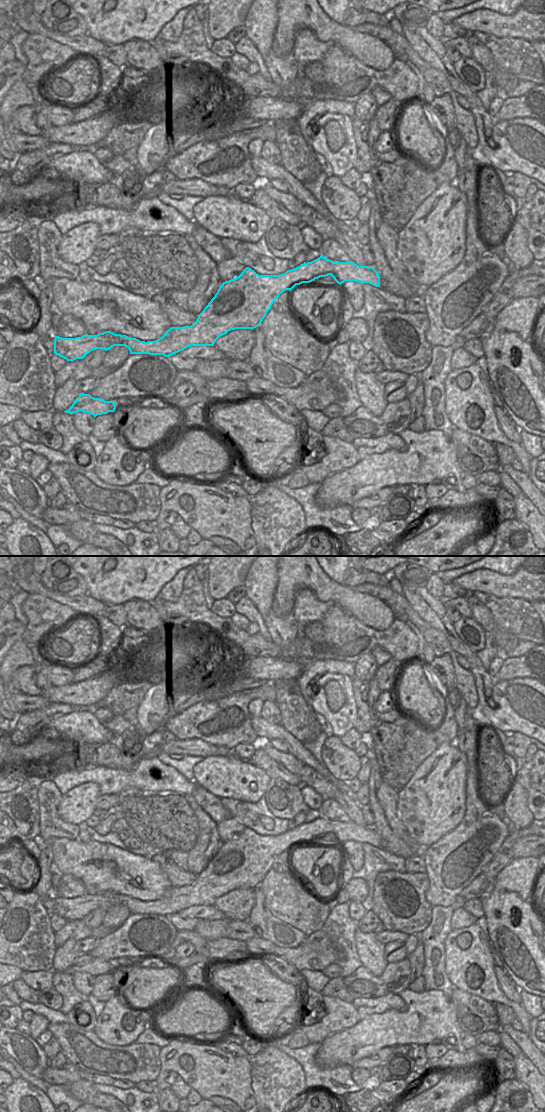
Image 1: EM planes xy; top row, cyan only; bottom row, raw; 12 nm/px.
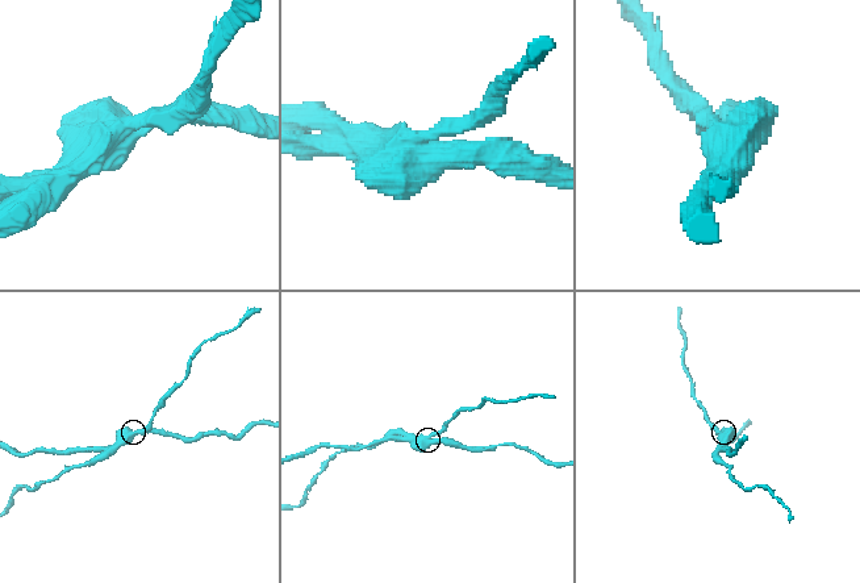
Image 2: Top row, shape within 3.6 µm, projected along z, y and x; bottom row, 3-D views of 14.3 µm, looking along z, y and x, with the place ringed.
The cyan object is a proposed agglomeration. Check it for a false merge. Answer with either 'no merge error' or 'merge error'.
merge error

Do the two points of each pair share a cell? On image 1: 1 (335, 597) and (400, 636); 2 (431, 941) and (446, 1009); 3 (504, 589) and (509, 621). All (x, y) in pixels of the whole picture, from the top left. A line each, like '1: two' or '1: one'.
1: two
2: two
3: two

